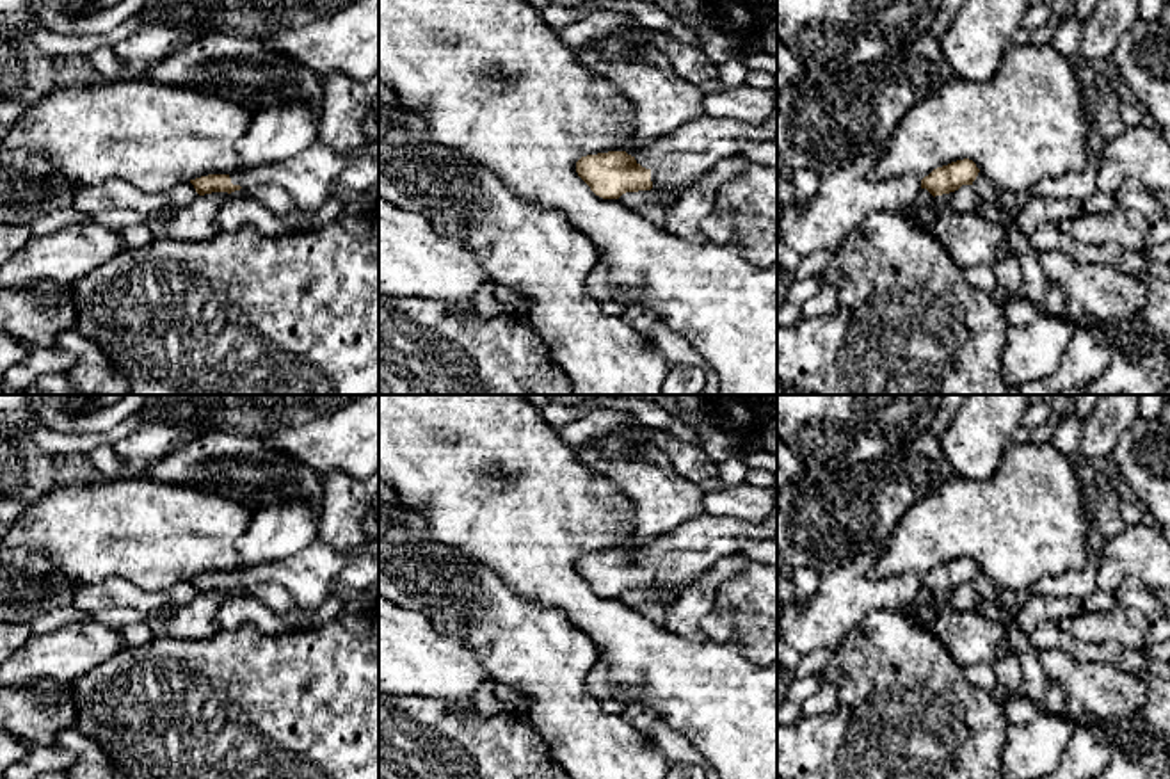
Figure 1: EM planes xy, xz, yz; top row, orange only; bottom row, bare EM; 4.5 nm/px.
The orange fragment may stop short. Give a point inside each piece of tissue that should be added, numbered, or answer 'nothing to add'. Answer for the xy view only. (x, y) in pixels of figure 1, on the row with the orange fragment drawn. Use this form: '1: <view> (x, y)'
1: xy (306, 176)

